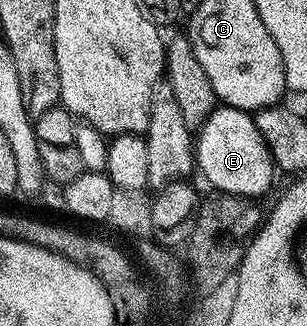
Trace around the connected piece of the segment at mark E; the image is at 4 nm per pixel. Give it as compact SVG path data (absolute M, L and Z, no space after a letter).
M221 104L215 106L205 122L197 128L192 149L197 173L202 173L216 189L223 190L223 195L226 196L261 196L269 188L274 174L276 175L275 164L254 124L254 119L245 110Z

